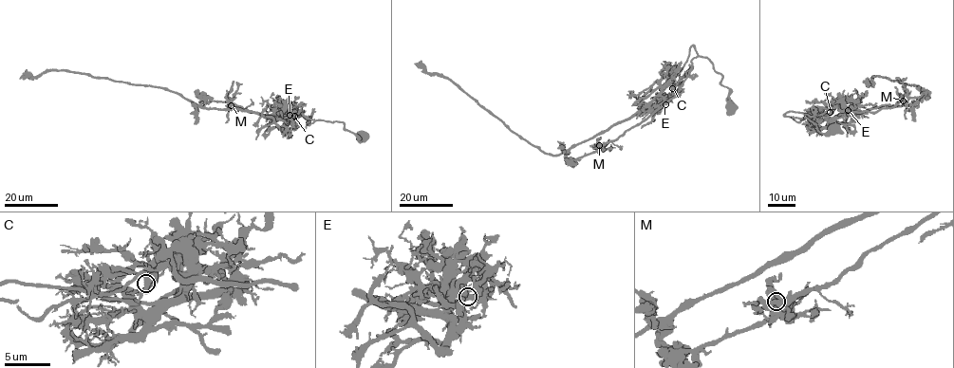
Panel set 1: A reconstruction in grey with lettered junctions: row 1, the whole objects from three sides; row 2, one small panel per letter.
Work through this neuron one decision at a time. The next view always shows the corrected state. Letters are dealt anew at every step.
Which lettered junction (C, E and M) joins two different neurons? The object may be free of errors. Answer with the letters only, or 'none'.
C

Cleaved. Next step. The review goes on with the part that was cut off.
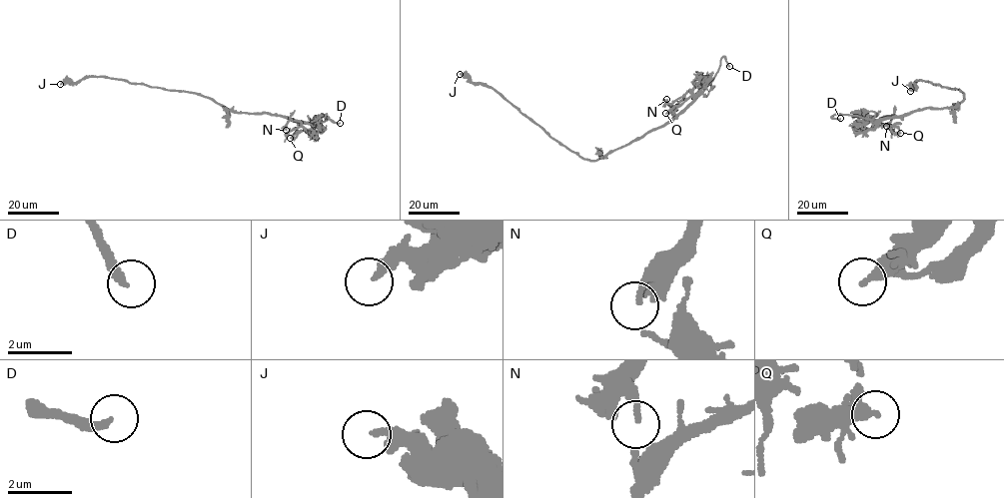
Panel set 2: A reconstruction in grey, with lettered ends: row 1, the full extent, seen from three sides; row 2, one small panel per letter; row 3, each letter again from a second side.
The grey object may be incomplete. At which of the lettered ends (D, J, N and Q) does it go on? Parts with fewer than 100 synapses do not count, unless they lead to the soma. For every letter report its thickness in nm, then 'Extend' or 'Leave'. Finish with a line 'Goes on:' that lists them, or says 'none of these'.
D: Thickness 240 nm. Extend
J: Thickness 240 nm. Leave
N: Thickness 110 nm. Leave
Q: Thickness 320 nm. Leave
Goes on: D

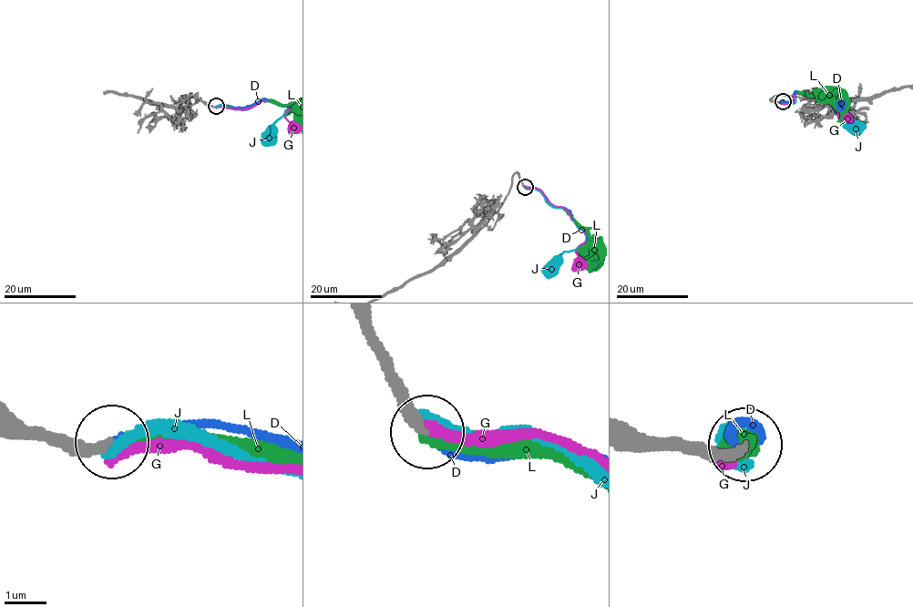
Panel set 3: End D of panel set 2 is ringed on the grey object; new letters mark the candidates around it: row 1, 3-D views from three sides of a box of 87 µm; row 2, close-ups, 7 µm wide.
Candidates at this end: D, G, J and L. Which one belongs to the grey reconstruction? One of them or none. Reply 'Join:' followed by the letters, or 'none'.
Join: D

